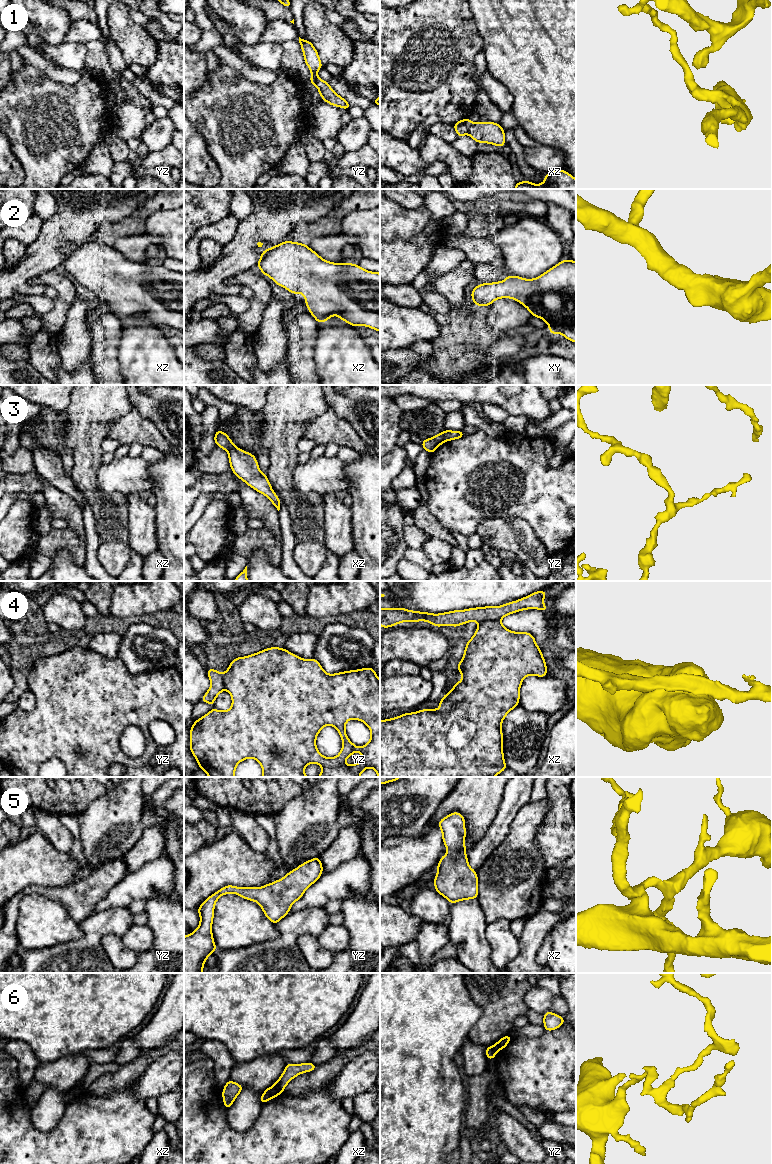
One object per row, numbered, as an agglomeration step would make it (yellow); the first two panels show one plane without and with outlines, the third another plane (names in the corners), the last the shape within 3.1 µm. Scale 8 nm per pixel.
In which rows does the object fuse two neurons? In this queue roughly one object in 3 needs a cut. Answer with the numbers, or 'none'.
1, 3, 4, 6

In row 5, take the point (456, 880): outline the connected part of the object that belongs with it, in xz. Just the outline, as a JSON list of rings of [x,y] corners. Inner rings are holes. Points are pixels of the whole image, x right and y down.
[[[459,812],[450,813],[438,823],[448,853],[440,858],[435,890],[451,904],[478,898],[477,872],[468,865],[465,848],[465,819]]]

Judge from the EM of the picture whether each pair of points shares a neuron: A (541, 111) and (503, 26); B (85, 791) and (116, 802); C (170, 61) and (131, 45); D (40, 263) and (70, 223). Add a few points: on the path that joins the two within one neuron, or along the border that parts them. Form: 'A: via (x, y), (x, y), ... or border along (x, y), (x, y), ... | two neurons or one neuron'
A: via (541, 90), (541, 64), (524, 47) | one neuron
B: border along (107, 788), (107, 791), (96, 798), (83, 812) | two neurons
C: border along (150, 34), (157, 43), (157, 58), (148, 68) | two neurons
D: via (45, 253), (47, 246), (60, 233) | one neuron

